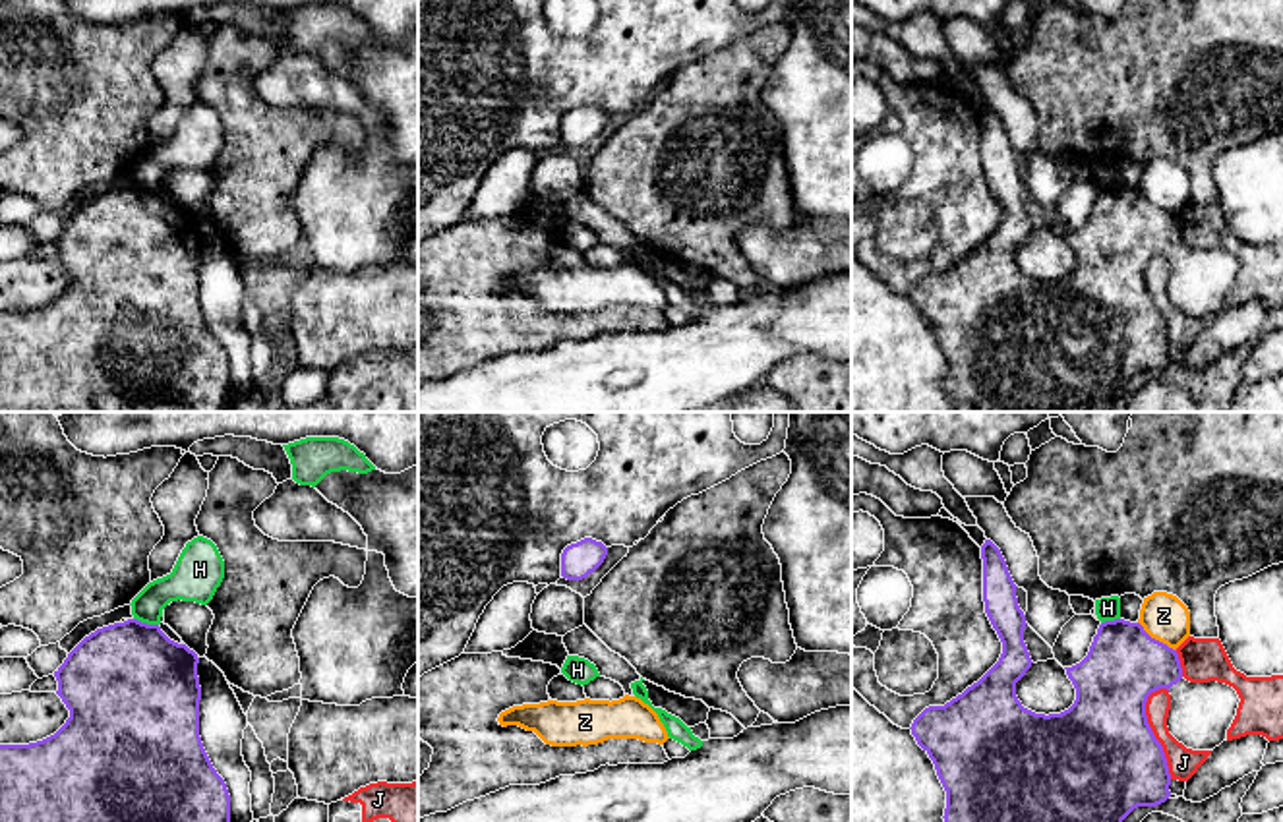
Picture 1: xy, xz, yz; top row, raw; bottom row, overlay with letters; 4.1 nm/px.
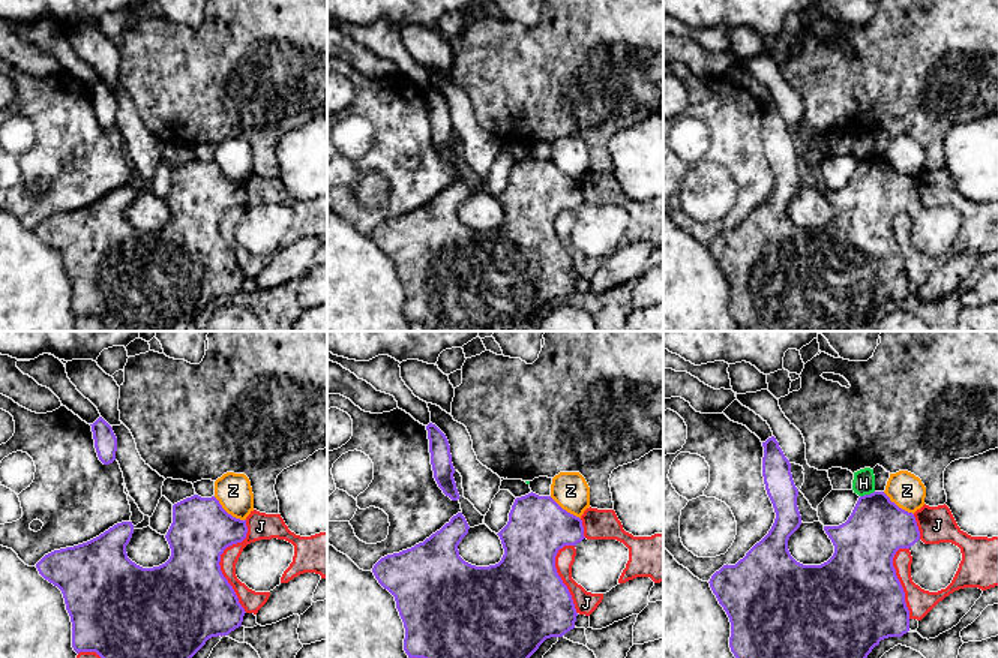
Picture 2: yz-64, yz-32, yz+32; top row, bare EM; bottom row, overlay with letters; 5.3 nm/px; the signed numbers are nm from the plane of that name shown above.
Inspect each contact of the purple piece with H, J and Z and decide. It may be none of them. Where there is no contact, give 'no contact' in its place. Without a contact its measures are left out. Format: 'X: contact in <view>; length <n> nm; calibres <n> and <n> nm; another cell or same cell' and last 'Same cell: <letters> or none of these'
H: contact in xy; length 110 nm; calibres 480 and 160 nm; another cell
J: contact in yz; length 380 nm; calibres 500 and 130 nm; another cell
Z: contact in yz; length 200 nm; calibres 320 and 190 nm; another cell
Same cell: none of these

